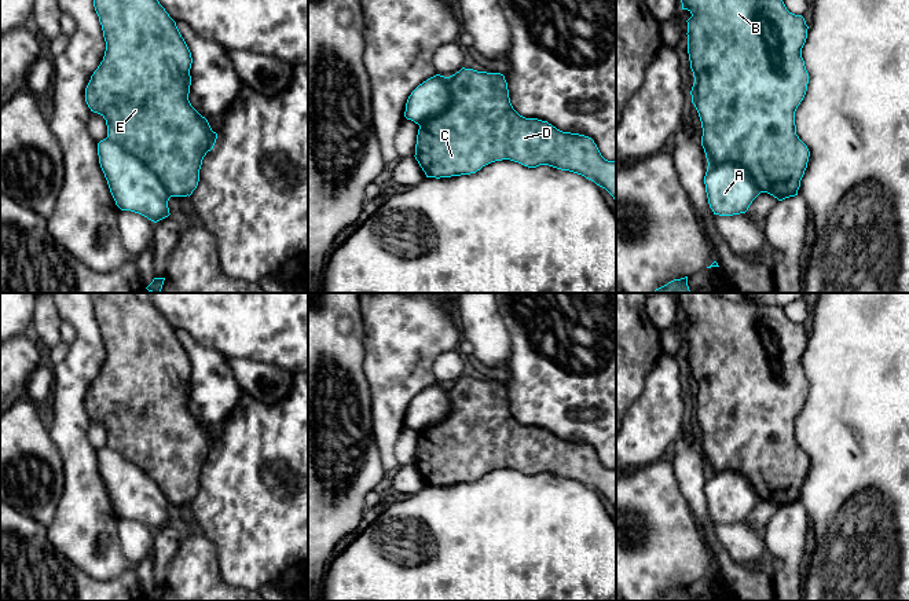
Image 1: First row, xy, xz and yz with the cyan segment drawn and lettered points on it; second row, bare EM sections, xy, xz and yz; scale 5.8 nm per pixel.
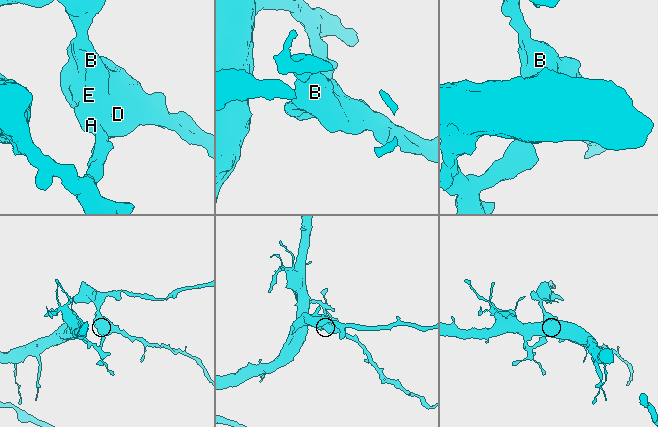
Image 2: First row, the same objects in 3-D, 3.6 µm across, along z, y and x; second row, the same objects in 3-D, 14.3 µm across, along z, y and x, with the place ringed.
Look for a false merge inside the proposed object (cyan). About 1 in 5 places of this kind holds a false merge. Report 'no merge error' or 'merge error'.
merge error

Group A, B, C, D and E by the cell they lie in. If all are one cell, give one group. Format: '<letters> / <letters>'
A / B C D E

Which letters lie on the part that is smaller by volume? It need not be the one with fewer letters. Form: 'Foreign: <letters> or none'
Foreign: B, C, D, E

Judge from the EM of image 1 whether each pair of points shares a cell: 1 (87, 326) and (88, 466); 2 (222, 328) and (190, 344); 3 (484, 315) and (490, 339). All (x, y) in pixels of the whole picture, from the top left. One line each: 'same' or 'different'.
1: same
2: different
3: same

